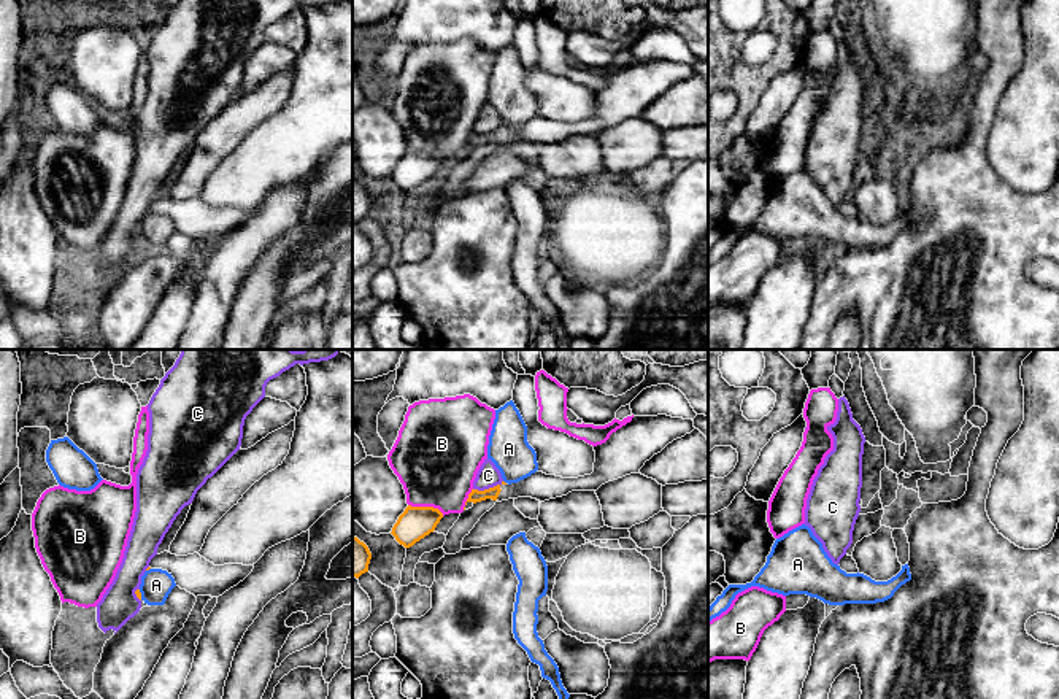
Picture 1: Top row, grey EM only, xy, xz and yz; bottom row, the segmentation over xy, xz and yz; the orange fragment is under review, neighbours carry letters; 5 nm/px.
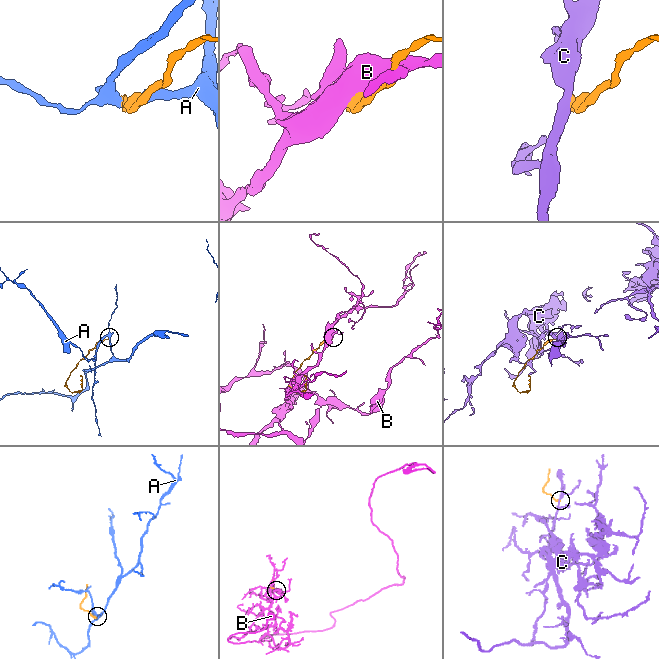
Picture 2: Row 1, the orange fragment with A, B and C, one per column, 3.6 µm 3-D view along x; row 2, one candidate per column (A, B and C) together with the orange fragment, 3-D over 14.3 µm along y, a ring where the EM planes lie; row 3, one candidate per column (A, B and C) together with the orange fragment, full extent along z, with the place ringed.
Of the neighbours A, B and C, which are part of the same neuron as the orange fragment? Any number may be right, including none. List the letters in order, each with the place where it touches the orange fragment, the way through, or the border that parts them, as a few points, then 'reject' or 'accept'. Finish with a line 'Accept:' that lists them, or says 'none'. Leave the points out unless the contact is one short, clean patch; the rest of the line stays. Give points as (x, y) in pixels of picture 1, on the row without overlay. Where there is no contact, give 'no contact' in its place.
A: xy (140, 239) | along xy (138, 234), (142, 243) | reject
B: xz (426, 151) | reject
C: xz (489, 132) | along xz (502, 124), (492, 131), (473, 134) | reject
Accept: none

